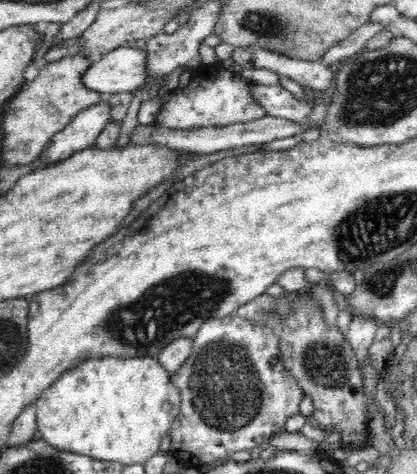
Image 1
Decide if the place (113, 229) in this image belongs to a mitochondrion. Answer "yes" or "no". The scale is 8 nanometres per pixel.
no

